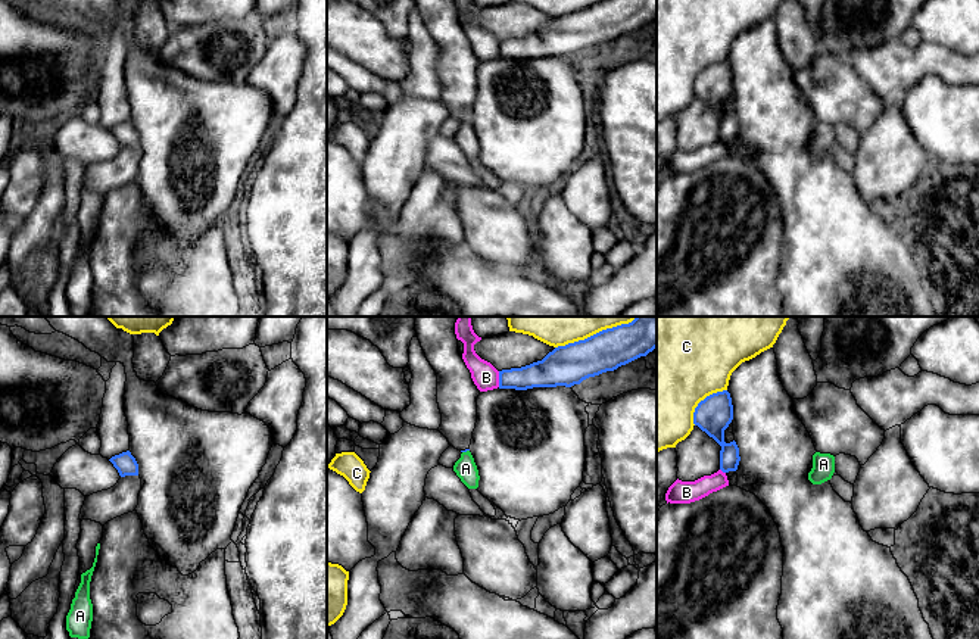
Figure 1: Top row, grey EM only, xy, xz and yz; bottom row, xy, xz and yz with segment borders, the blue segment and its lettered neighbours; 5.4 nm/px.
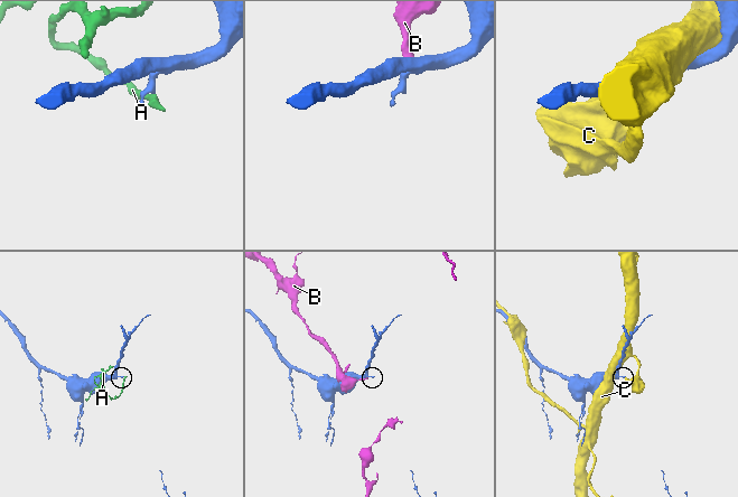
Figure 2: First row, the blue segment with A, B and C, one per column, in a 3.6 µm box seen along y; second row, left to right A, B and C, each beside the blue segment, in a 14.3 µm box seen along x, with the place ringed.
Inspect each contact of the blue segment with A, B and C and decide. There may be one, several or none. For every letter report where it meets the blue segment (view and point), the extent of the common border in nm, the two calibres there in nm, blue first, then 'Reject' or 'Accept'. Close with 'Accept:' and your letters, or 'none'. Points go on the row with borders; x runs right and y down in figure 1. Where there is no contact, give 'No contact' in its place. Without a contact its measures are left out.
A: Touches blue at xz (465, 451). Shared border 40 nm. Thickness 20 nm (blue) against 120 nm. Reject
B: Touches blue at xz (499, 379). Shared border 90 nm. Thickness 150 nm (blue) against 140 nm. Reject
C: Touches blue at yz (701, 401). Shared border 260 nm. Thickness 200 nm (blue) against 500 nm. Reject
Accept: none

